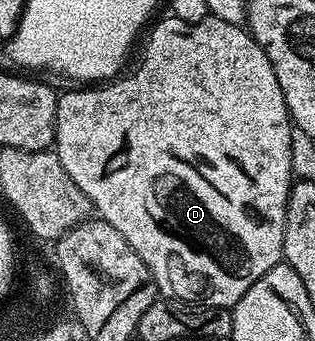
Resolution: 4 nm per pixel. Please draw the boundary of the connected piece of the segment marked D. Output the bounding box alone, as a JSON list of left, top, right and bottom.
[54,17,294,309]

